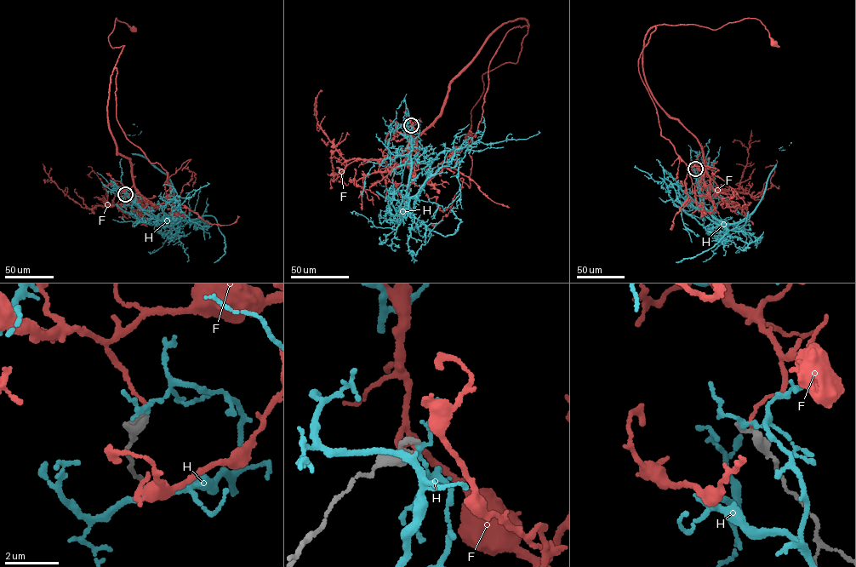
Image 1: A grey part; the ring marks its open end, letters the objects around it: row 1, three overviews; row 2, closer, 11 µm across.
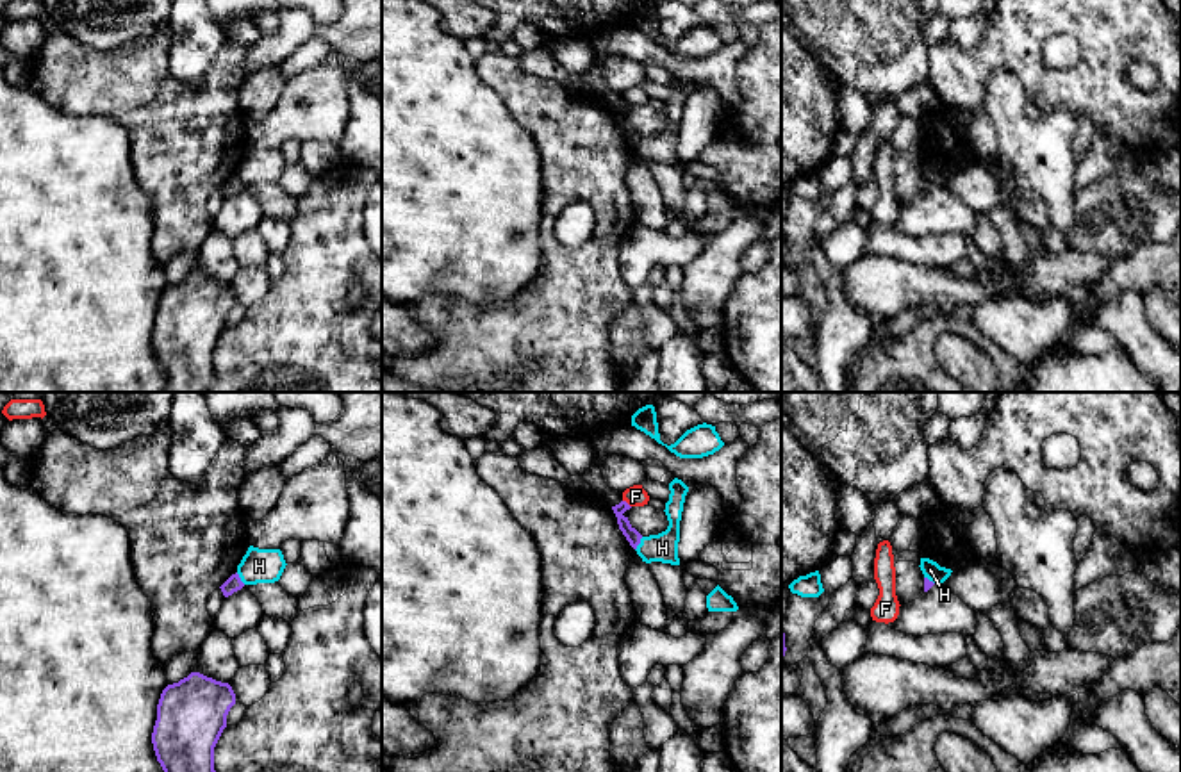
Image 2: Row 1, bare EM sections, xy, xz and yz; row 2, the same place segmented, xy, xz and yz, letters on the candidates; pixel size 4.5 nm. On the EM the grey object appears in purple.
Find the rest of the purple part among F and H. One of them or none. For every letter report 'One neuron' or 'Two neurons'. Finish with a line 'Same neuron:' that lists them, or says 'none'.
F: Two neurons
H: Two neurons
Same neuron: none

